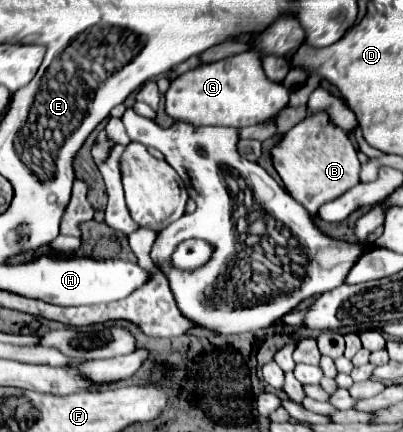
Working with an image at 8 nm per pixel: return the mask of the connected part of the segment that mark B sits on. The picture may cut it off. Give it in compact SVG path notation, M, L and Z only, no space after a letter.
M313 112L297 126L293 126L271 150L271 156L273 166L285 184L285 190L299 204L303 204L303 208L307 208L311 216L315 216L325 202L339 198L359 182L361 164L357 150L351 144L347 132L343 132L329 120L327 112Z

